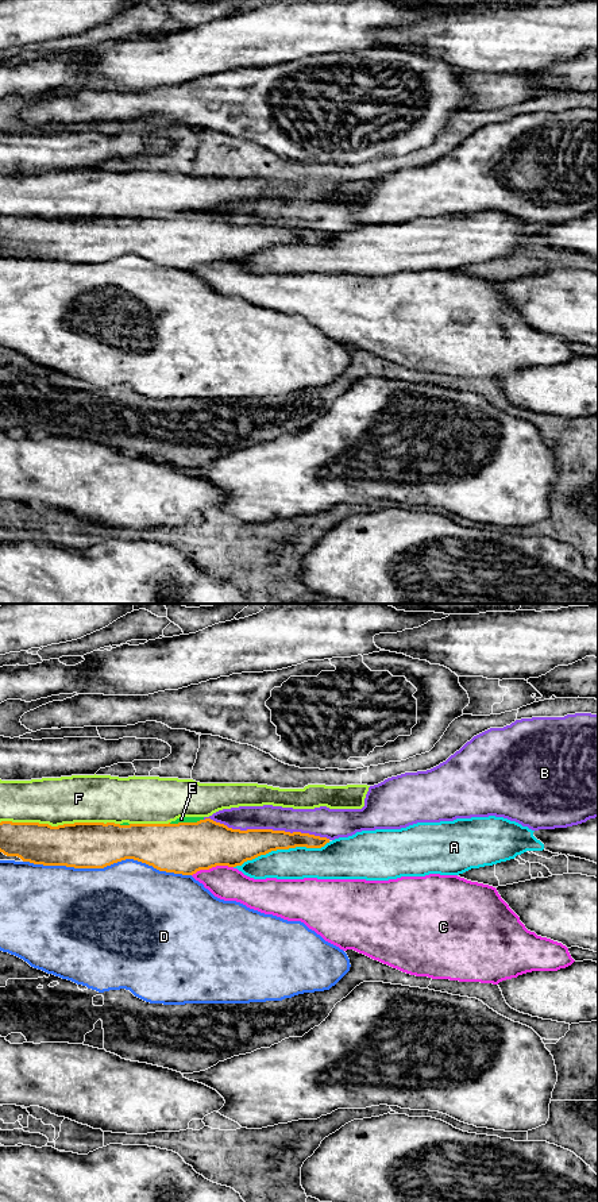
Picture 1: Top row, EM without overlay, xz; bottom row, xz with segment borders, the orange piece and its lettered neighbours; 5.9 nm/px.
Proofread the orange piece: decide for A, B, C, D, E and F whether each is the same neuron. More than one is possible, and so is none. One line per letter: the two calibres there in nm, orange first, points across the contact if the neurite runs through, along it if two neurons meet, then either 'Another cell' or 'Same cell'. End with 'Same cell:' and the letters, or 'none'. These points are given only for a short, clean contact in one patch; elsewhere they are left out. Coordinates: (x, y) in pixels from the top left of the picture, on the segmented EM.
A: Thickness 190 nm (orange) against 190 nm. Another cell
B: Thickness 220 nm (orange) against 140 nm. Another cell
C: Thickness 300 nm (orange) against 200 nm. Another cell
D: Thickness 280 nm (orange) against 480 nm. Another cell
E: Thickness 300 nm (orange) against 30 nm. Same cell
F: Thickness 280 nm (orange) against 280 nm. Another cell
Same cell: E

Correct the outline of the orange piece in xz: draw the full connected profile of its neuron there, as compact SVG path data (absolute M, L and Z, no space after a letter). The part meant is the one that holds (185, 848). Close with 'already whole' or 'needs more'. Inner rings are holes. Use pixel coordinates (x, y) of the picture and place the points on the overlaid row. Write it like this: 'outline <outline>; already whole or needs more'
outline M180 817L169 824L74 822L51 827L39 822L0 822L0 852L23 862L74 868L104 868L134 859L159 871L193 875L216 866L236 867L277 850L321 848L329 839L301 832L232 829L204 817Z; needs more

